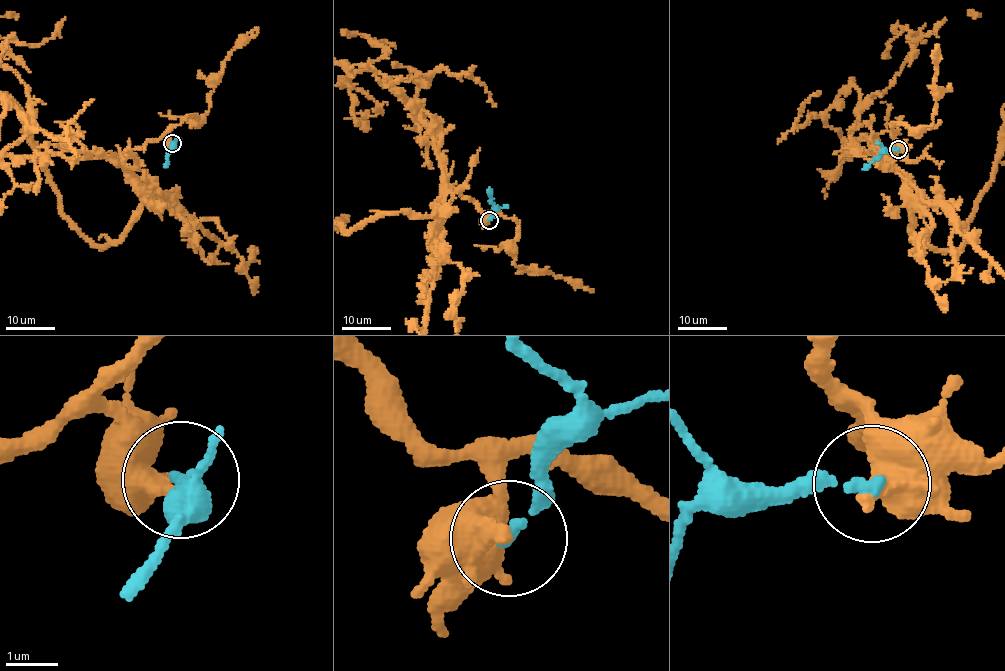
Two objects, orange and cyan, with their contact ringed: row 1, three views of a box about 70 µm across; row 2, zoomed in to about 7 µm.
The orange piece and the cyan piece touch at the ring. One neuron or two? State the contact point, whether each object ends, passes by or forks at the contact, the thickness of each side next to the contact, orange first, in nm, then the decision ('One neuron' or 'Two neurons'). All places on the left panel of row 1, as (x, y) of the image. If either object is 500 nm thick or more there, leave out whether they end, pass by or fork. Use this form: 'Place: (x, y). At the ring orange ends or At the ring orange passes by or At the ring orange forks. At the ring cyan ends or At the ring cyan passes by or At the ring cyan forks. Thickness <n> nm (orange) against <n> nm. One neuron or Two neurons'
Place: (172, 143). At the ring orange ends. At the ring cyan ends. Thickness 440 nm (orange) against 200 nm. Two neurons

